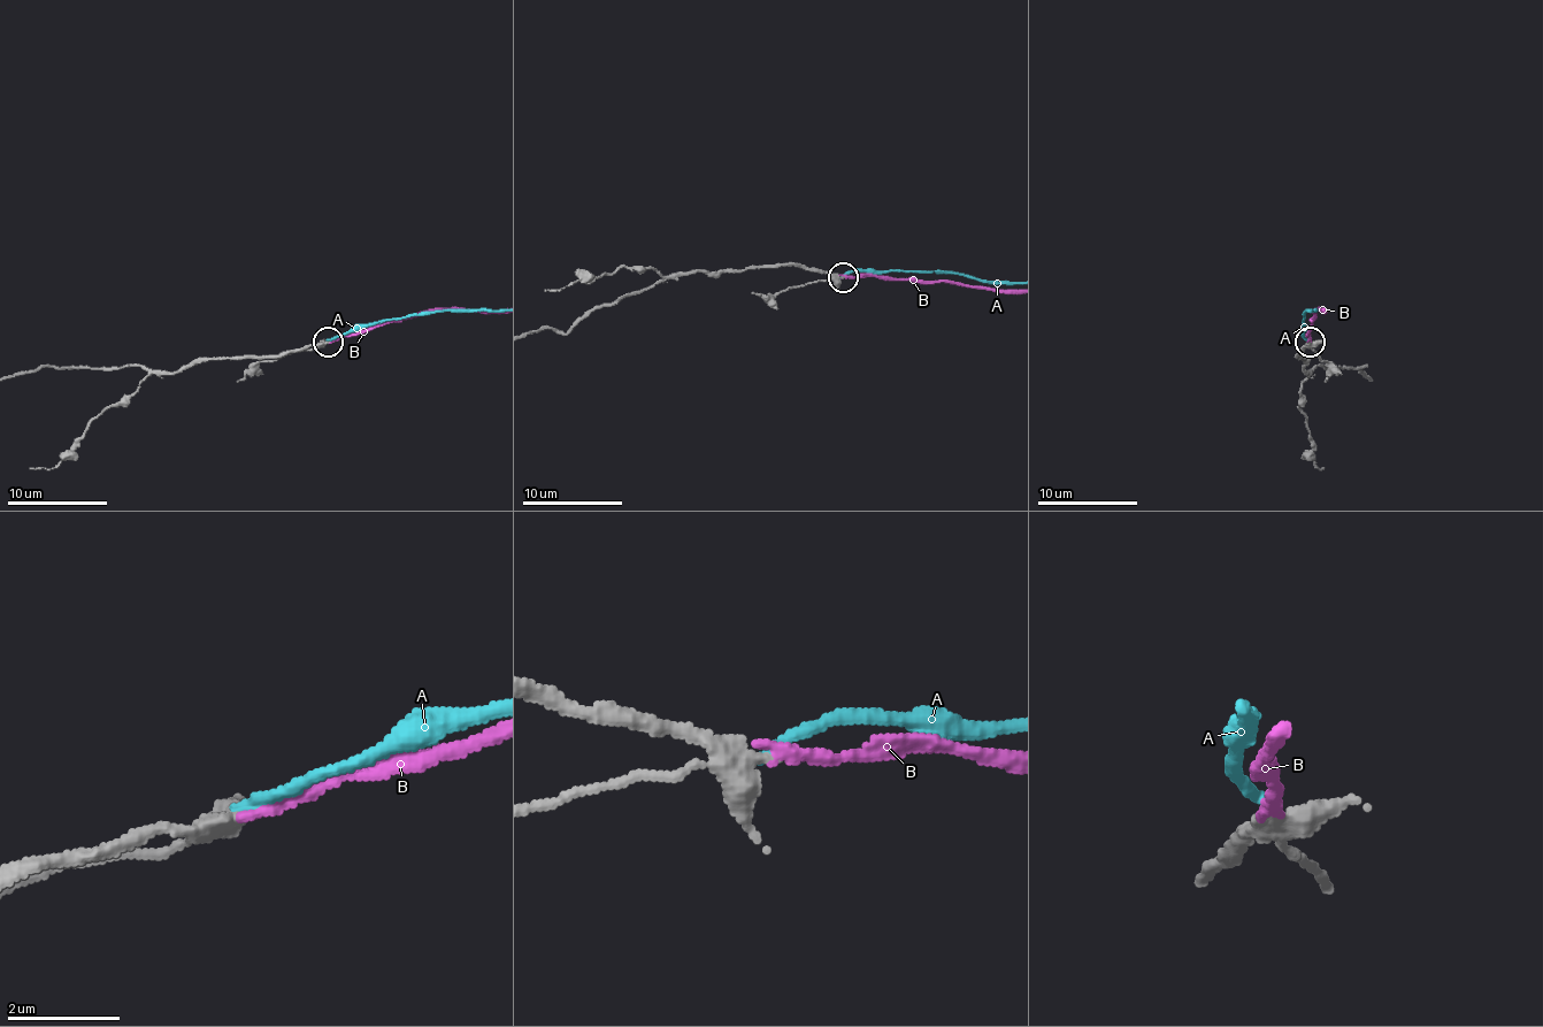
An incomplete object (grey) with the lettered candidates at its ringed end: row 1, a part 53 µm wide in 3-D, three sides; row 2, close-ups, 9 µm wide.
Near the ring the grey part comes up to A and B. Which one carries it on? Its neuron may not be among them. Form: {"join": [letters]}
{"join": ["B"]}

